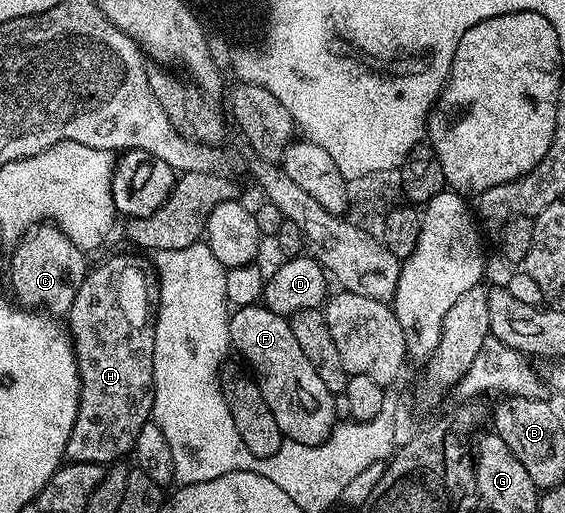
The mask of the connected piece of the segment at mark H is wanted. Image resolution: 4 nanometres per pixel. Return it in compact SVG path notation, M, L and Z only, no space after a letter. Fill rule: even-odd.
M121 254L99 263L94 270L92 267L79 284L79 292L75 292L67 329L73 340L81 395L75 428L71 428L65 449L68 461L122 461L132 455L139 431L152 419L155 294L149 291L151 274L146 270L135 259Z

